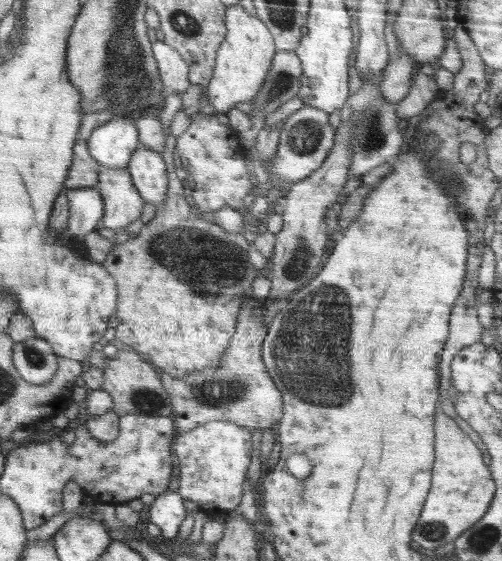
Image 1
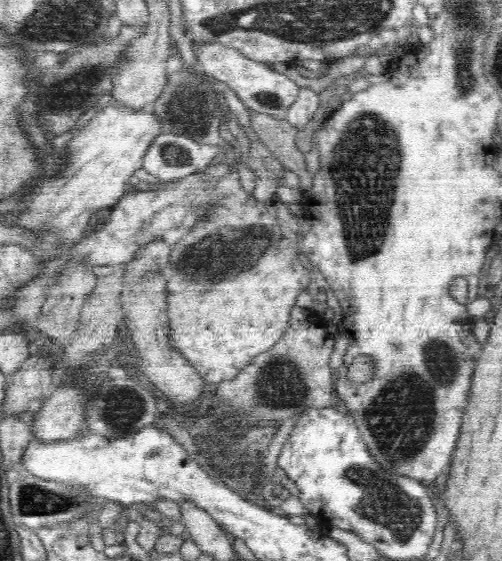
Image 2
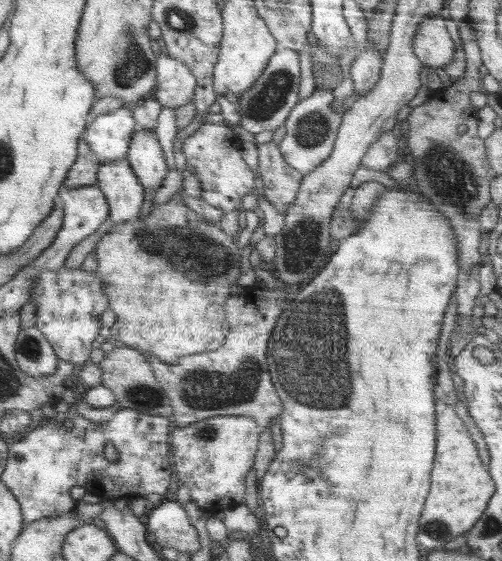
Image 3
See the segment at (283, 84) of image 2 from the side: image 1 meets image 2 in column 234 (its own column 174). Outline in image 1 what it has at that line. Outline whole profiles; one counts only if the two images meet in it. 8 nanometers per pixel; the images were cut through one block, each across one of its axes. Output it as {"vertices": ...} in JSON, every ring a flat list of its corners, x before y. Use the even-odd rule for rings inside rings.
{"vertices":[[157,40,152,48,156,55,156,62,159,62,164,86,169,88,169,93,177,92,177,94,182,95,191,85,188,63,174,47,168,46,164,41]]}

